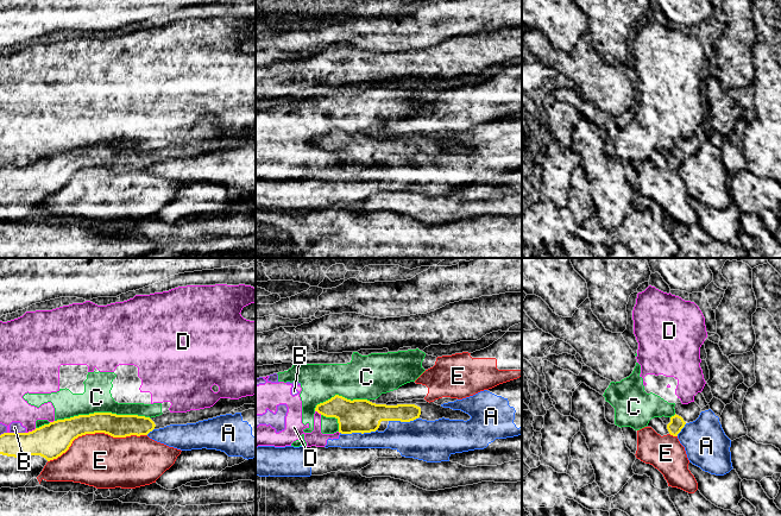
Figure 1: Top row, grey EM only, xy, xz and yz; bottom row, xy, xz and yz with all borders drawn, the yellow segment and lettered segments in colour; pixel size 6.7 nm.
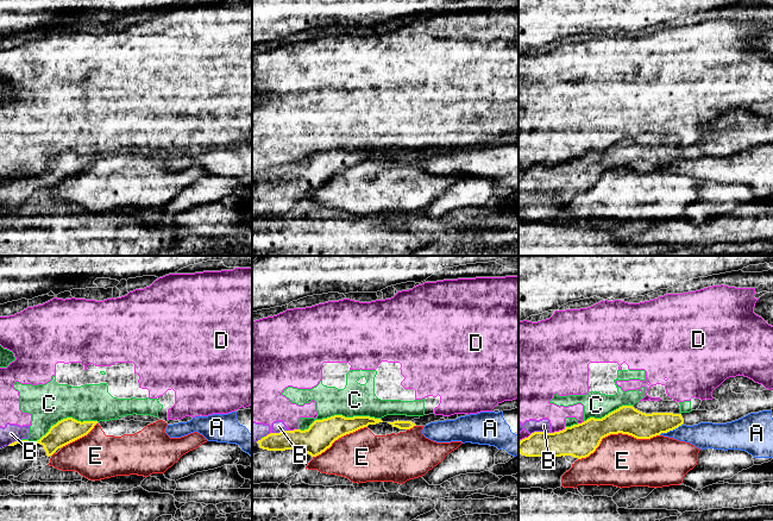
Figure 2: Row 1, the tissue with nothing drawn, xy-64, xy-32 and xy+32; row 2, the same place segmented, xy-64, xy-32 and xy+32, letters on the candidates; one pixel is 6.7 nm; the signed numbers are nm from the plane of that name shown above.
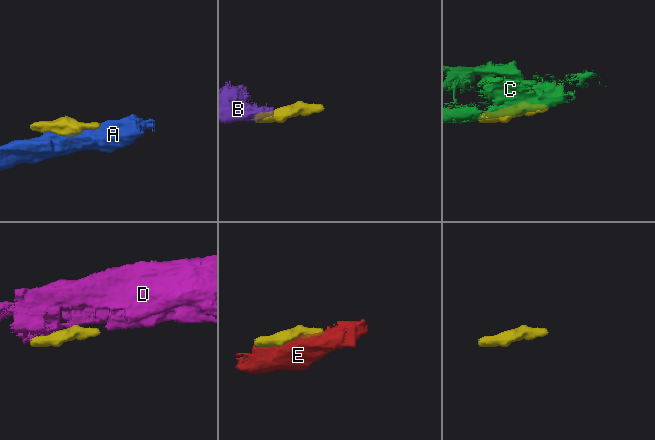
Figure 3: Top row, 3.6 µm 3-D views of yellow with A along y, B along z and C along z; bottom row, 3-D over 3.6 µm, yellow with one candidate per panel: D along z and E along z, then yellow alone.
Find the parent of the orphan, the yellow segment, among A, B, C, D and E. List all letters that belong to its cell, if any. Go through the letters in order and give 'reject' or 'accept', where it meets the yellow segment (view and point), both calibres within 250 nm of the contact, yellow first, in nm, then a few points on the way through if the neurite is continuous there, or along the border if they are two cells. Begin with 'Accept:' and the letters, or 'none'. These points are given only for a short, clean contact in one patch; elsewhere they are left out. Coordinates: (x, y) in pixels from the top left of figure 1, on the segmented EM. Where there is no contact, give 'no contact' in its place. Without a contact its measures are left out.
Accept: none
A: reject; contact xz (358, 432); calibres 220 and 160 nm
B: reject; contact xy (17, 433); calibres 240 and 80 nm; border xy (10, 432), (24, 433)
C: reject; contact xy (102, 413); calibres 160 and 190 nm
D: reject; contact xy (30, 432); calibres 240 and 190 nm
E: reject; contact xy (95, 432); calibres 200 and 360 nm

